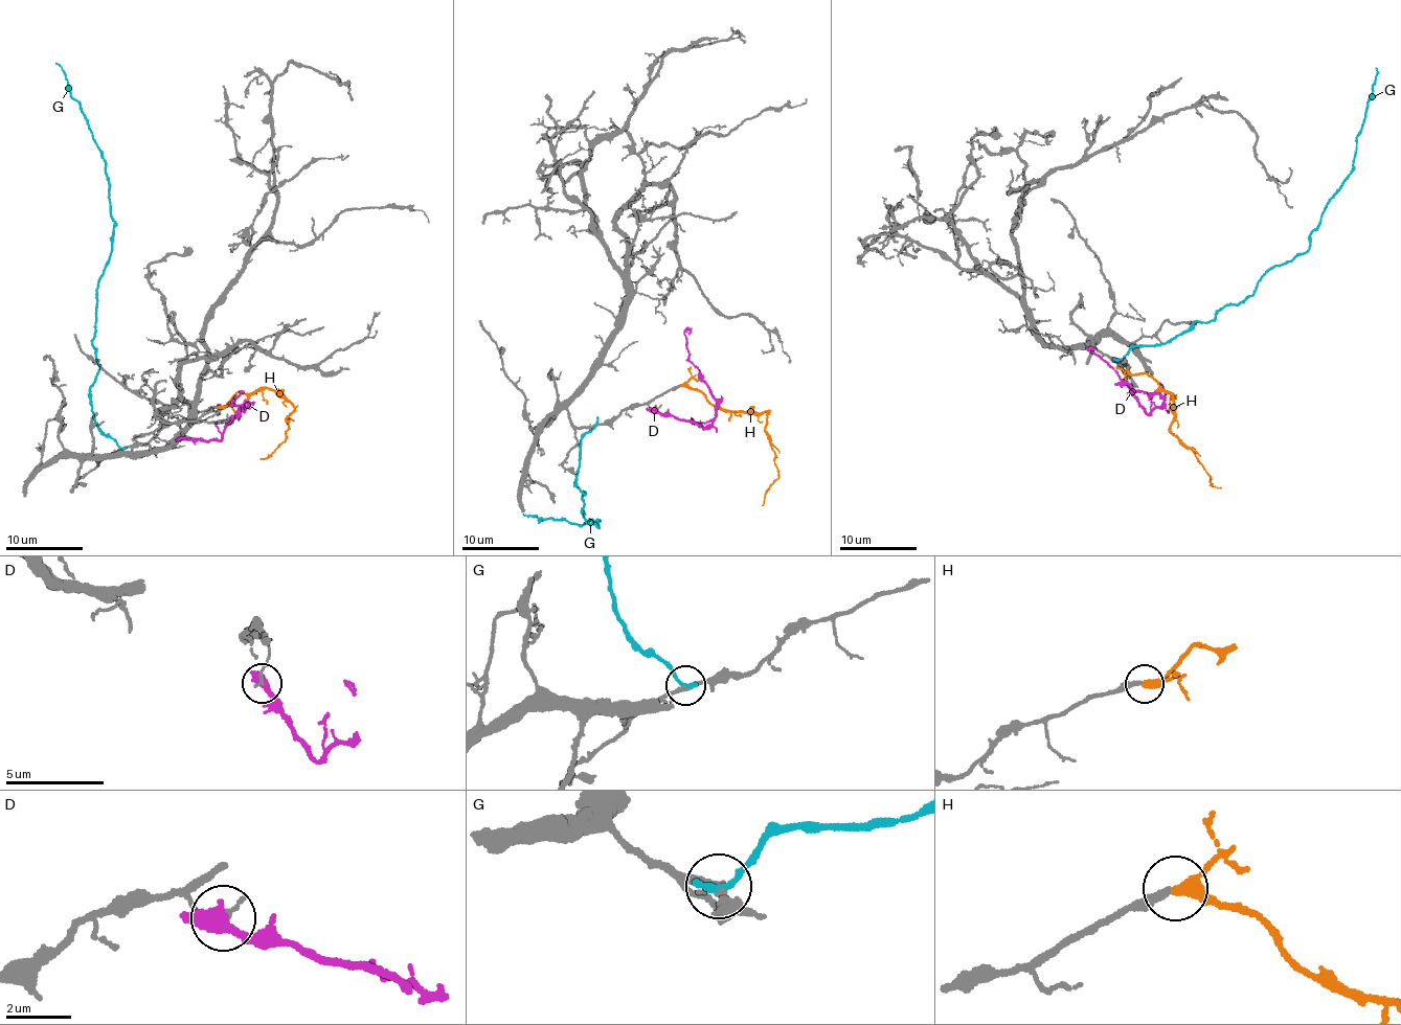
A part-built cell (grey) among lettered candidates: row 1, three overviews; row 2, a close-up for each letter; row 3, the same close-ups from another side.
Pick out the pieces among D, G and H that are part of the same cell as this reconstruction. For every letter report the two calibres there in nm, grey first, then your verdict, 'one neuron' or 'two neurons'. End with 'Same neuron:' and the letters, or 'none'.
D: 120 nm thick on the grey side, 400 nm on the other; two neurons
G: 190 nm thick on the grey side, 240 nm on the other; two neurons
H: 280 nm thick on the grey side, 300 nm on the other; one neuron
Same neuron: H

